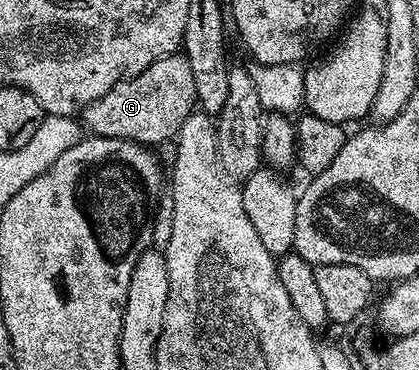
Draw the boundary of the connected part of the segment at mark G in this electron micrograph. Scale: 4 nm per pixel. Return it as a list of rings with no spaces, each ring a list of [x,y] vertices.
[[[183,54],[158,58],[154,66],[146,66],[142,74],[120,80],[102,98],[87,104],[82,113],[82,124],[91,135],[115,140],[132,140],[136,144],[156,146],[175,141],[182,122],[197,107],[194,90],[194,70]]]

